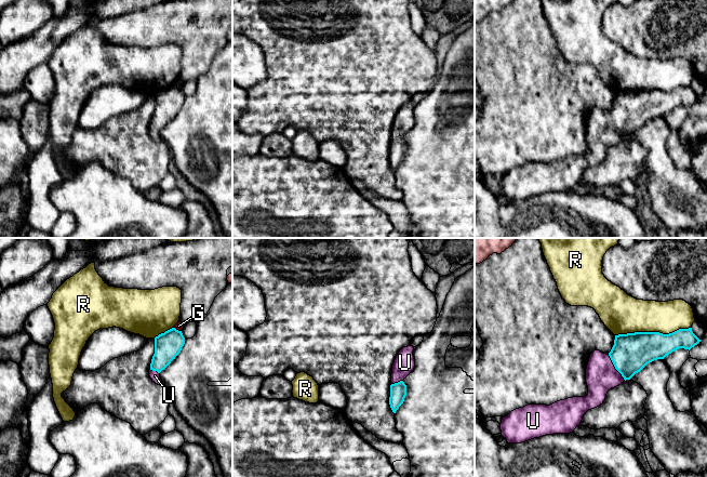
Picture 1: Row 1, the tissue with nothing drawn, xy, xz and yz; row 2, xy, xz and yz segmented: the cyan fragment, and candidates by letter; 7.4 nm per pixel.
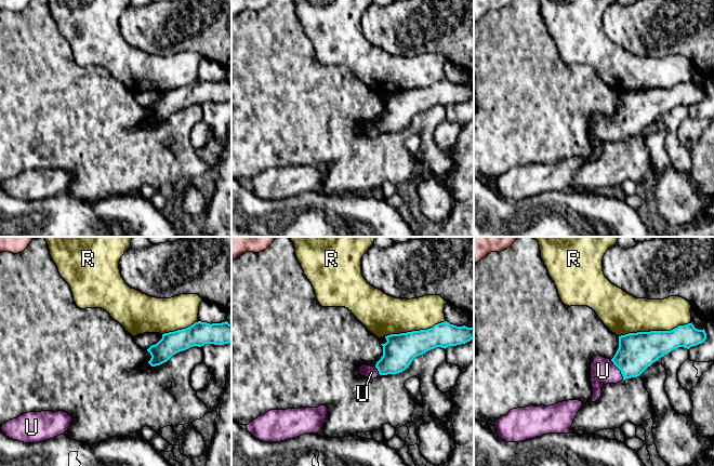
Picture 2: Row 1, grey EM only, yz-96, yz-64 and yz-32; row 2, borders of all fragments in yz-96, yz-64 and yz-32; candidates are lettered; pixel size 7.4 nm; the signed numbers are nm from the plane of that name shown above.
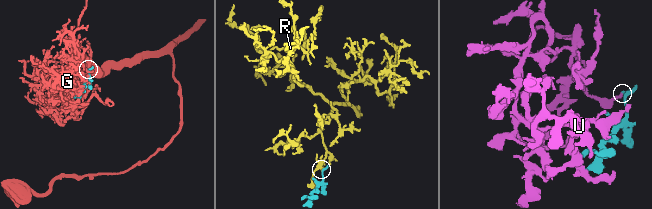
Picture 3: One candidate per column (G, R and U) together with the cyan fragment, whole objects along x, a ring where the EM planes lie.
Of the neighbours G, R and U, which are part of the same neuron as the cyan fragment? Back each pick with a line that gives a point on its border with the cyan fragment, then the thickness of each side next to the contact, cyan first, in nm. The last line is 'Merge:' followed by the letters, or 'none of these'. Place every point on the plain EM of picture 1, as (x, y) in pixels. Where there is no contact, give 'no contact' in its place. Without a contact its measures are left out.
U: yz (615, 126) | 280/240 nm
Merge: U

